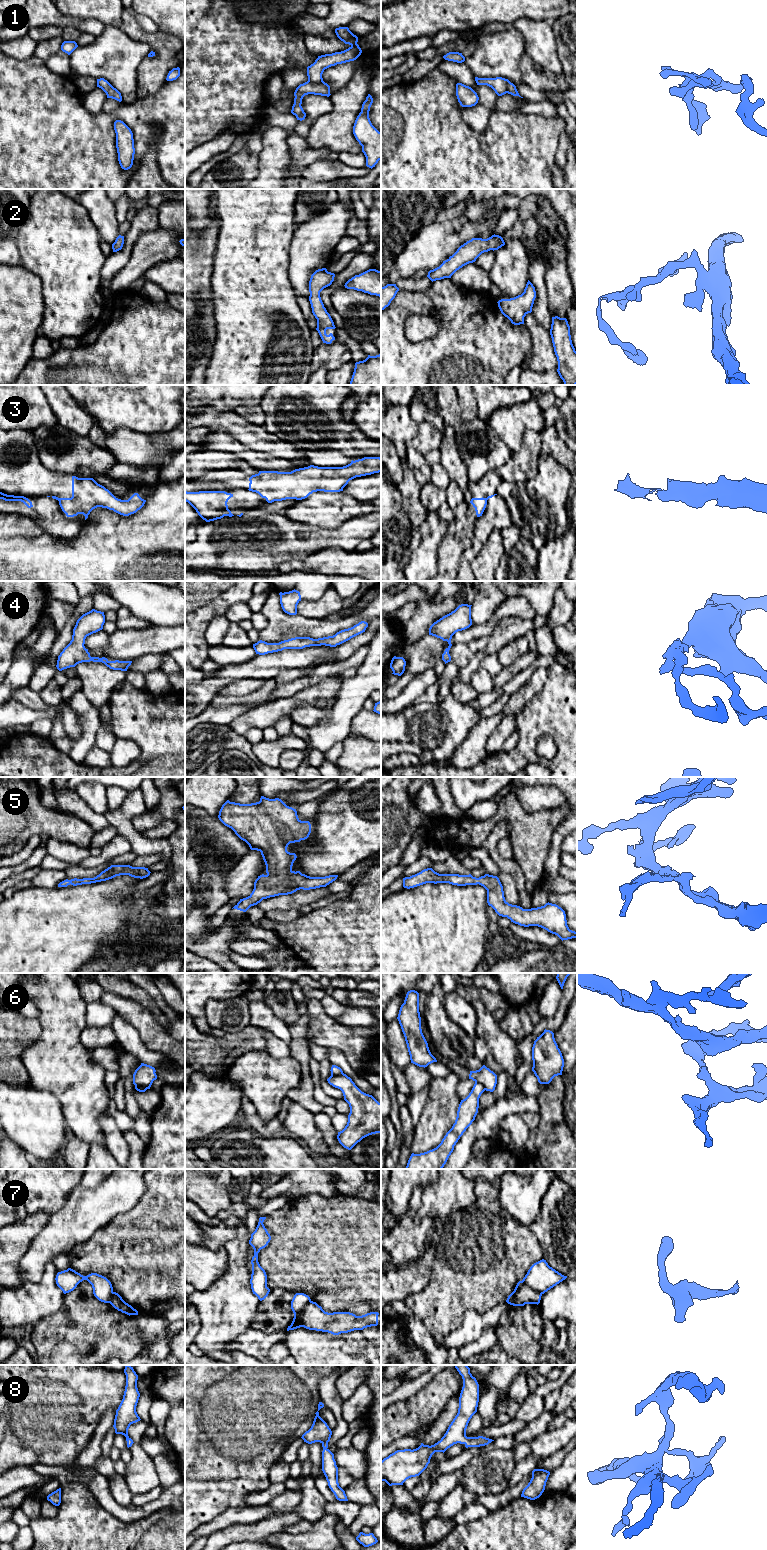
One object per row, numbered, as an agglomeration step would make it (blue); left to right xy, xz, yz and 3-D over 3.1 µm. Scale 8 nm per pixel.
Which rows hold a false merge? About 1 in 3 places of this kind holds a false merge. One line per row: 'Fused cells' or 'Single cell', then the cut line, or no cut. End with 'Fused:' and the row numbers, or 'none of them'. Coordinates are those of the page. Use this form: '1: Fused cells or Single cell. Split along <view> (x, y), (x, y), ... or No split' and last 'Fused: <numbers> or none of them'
1: Single cell. No split
2: Single cell. No split
3: Fused cells. Split along xz (249, 488), (255, 491)
4: Single cell. No split
5: Single cell. No split
6: Fused cells. Split along yz (475, 1081), (479, 1082), (485, 1089)
7: Fused cells. Split along yz (541, 1293), (522, 1286), (516, 1292), (511, 1304)
8: Single cell. No split
Fused: 3, 6, 7

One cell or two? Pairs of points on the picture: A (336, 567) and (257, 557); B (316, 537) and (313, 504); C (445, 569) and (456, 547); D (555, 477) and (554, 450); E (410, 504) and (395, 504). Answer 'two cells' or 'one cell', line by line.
A: two cells
B: two cells
C: one cell
D: two cells
E: two cells

